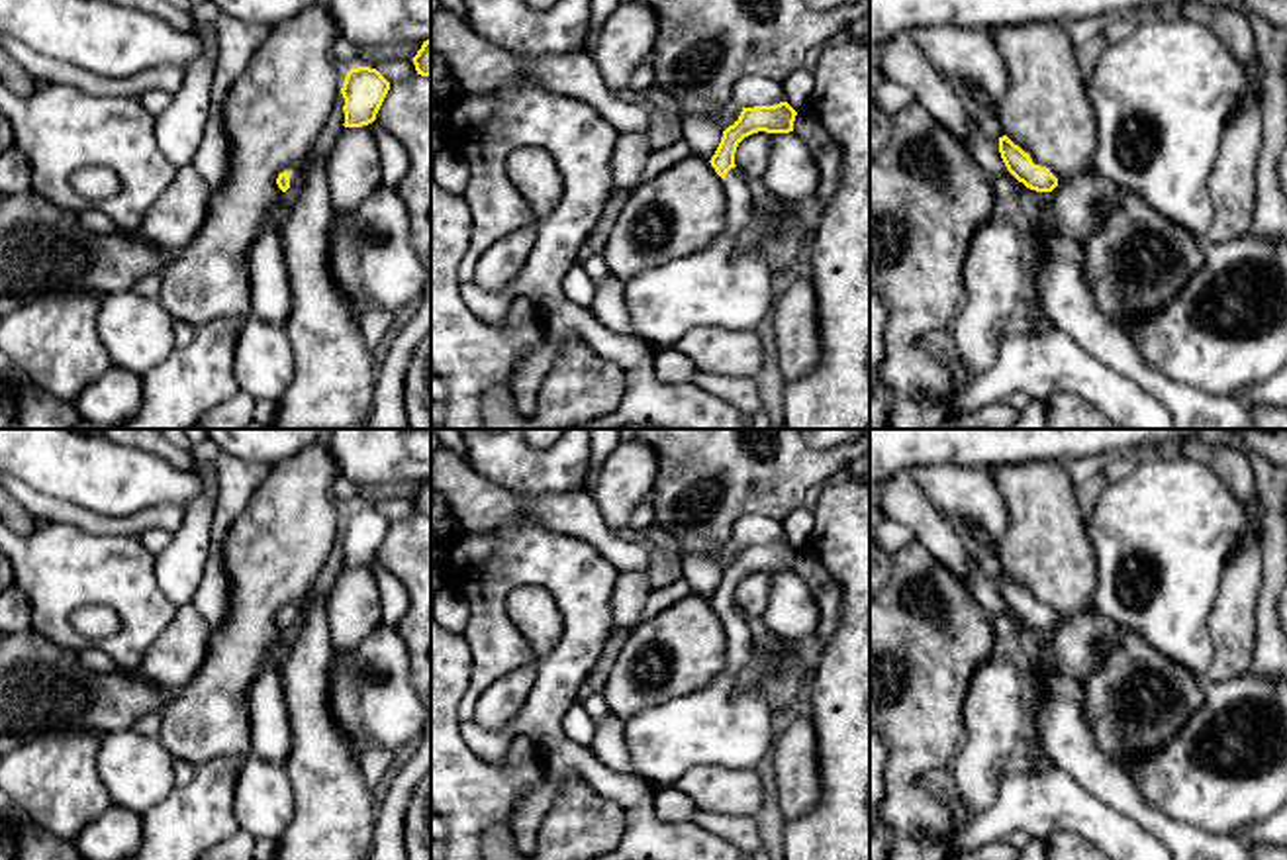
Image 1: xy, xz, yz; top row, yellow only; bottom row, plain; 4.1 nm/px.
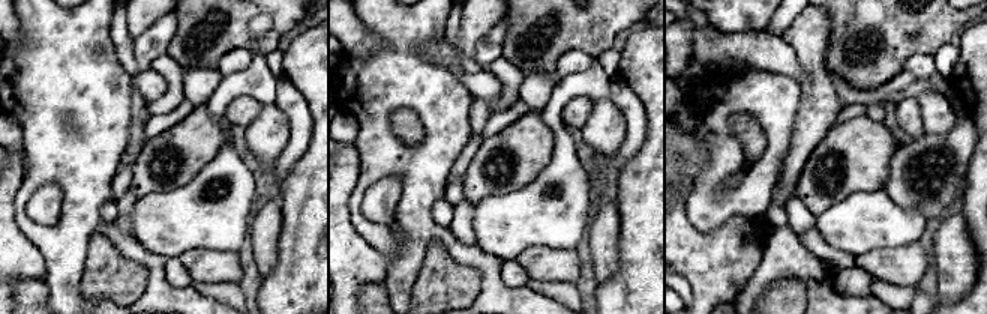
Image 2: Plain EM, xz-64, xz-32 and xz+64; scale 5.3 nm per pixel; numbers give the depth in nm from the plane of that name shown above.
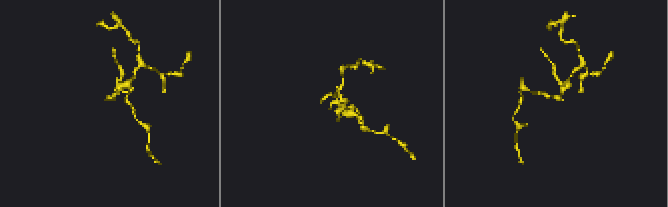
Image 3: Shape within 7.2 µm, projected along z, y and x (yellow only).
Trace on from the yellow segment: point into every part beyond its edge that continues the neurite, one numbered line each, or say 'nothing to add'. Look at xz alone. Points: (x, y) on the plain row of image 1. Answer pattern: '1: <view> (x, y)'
1: xz (717, 725)

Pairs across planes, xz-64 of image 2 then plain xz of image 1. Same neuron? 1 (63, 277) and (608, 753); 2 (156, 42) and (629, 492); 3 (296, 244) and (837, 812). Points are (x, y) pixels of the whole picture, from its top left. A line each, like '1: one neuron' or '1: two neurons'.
1: two neurons
2: two neurons
3: one neuron

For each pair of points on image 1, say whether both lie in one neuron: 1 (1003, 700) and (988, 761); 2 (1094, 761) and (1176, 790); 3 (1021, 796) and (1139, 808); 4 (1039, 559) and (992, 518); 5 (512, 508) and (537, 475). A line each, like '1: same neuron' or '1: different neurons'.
1: same neuron
2: different neurons
3: different neurons
4: different neurons
5: different neurons

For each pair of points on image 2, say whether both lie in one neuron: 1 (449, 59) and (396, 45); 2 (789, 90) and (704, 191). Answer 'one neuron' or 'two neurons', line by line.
1: two neurons
2: one neuron

